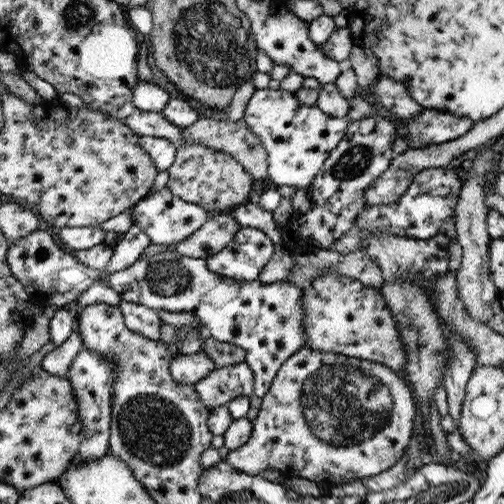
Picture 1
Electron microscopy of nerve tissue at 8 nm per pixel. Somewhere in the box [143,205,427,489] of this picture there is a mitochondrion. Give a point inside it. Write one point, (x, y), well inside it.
(344, 405)

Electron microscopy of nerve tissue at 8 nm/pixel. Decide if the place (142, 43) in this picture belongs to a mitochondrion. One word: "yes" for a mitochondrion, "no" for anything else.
no

